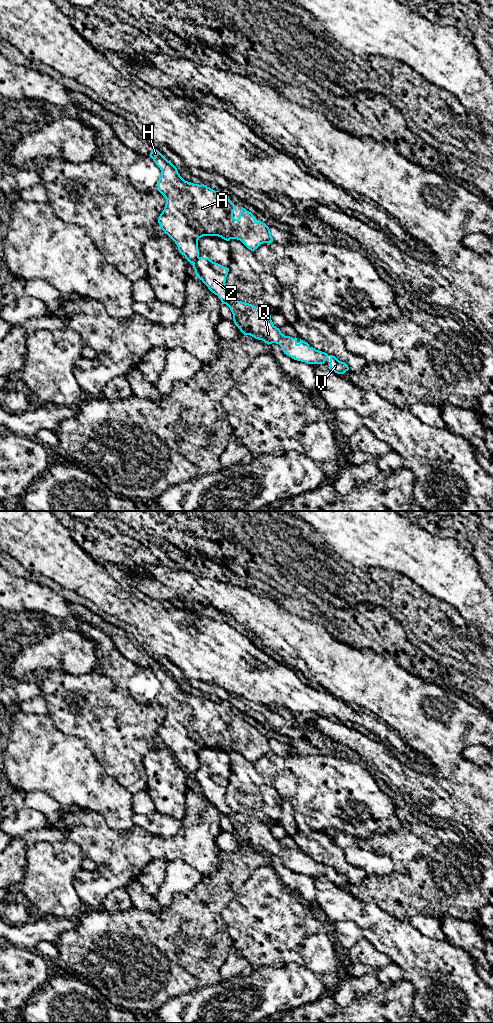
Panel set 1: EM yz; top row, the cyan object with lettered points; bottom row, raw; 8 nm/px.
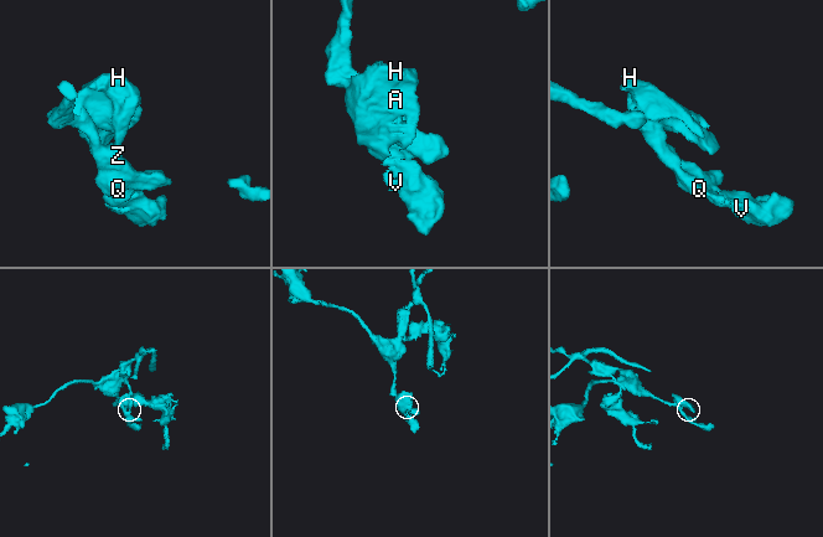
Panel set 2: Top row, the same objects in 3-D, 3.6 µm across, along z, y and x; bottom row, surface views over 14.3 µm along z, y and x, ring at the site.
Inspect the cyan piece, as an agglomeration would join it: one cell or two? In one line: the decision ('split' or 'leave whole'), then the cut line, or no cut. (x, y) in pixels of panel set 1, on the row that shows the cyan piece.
split | yz (198, 256), (193, 263)

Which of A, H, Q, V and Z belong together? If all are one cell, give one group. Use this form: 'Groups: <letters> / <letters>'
Groups: A H / Q V Z

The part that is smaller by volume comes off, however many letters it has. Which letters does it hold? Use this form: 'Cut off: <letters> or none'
Cut off: A, H

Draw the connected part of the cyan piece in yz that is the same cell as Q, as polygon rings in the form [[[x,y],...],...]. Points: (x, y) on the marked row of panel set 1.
[[[198,257],[193,268],[196,276],[208,287],[208,289],[218,296],[222,304],[226,304],[232,314],[235,325],[244,335],[250,335],[255,339],[262,340],[265,343],[279,344],[287,356],[294,360],[308,364],[324,364],[327,358],[330,358],[330,370],[337,374],[344,374],[349,370],[345,362],[339,361],[335,356],[328,355],[325,352],[309,347],[309,344],[297,338],[285,336],[281,333],[272,320],[271,315],[259,309],[258,307],[238,301],[232,298],[226,291],[226,277],[229,268],[213,262],[209,258]]]

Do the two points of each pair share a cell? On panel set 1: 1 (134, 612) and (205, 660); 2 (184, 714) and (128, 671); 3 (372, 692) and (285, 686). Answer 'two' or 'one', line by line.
1: one
2: one
3: two

